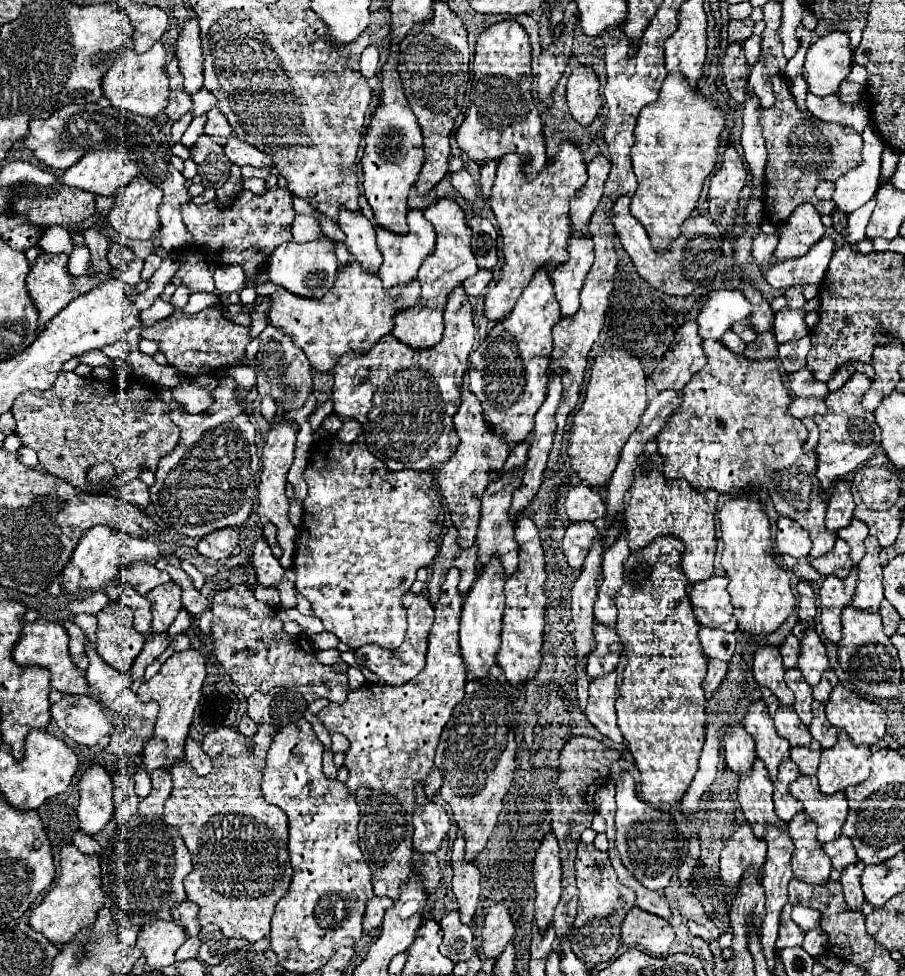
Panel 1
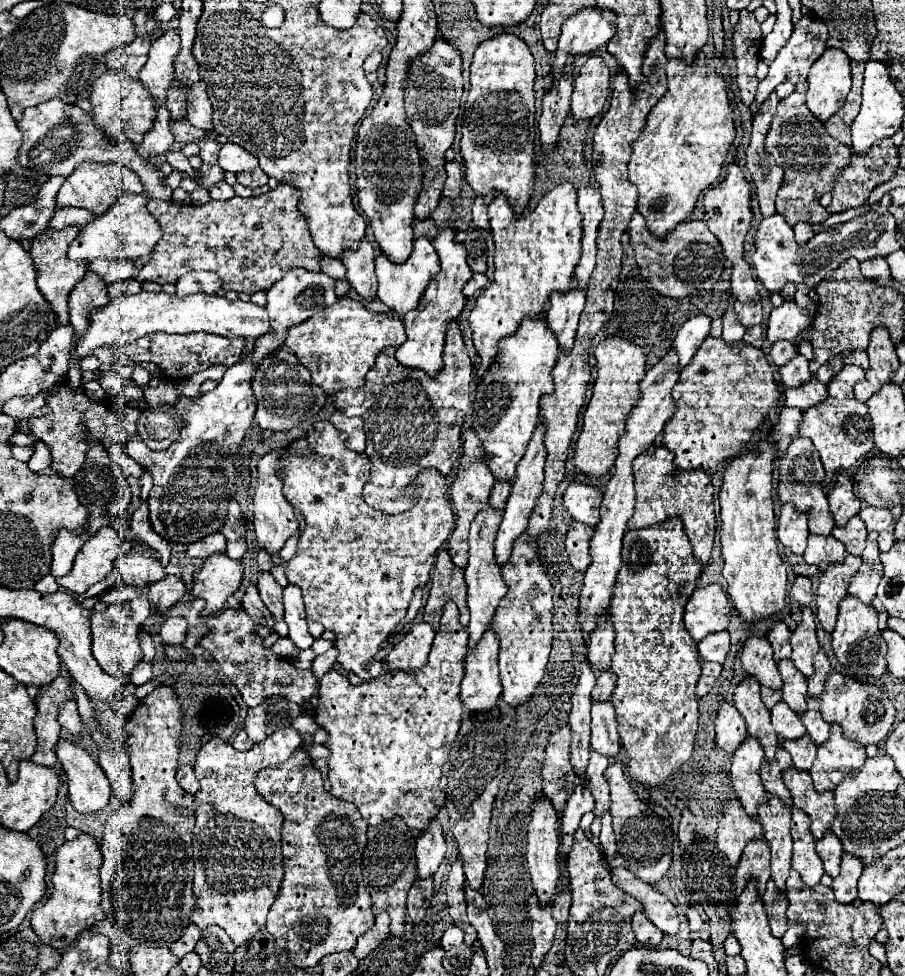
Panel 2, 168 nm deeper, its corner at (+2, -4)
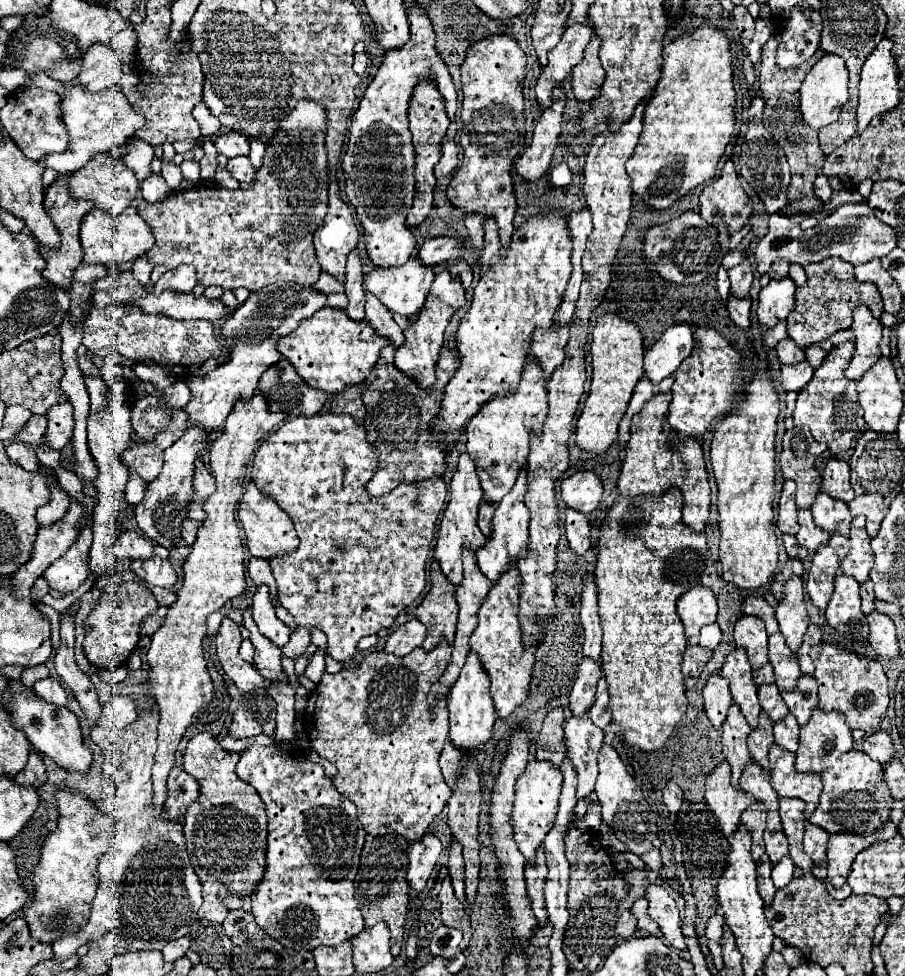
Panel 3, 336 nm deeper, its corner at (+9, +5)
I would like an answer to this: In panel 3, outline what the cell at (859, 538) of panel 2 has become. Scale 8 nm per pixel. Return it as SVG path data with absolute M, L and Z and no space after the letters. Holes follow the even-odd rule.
M817 493L815 503L811 505L813 519L819 527L823 527L829 533L839 533L839 535L849 535L849 525L851 525L851 513L847 509L847 503L831 499L825 493Z

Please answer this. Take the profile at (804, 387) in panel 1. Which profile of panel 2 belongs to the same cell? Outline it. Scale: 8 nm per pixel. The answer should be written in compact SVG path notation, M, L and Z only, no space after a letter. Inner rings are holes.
M796 354L792 362L780 368L780 376L782 376L784 388L796 388L808 382L812 378L812 372L808 370L808 360L802 354Z

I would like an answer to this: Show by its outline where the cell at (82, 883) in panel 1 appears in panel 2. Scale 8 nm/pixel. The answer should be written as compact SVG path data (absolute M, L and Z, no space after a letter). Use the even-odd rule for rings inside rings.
M80 834L76 840L72 842L64 842L58 850L56 850L56 870L52 876L52 896L32 912L32 930L36 932L36 936L56 948L68 948L74 944L76 936L92 926L94 922L104 918L104 912L100 908L100 878L98 878L98 870L102 866L102 854L100 848L96 844L96 840L88 834Z

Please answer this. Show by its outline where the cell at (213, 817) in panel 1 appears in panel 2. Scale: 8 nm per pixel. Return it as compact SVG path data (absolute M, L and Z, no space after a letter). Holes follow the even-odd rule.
M280 728L264 742L240 752L220 738L206 742L194 762L200 790L194 794L194 894L196 910L192 922L200 928L212 924L224 928L236 946L252 934L266 930L266 914L278 896L284 876L282 866L282 816L256 790L256 774L270 764L280 764L302 744L294 728Z

